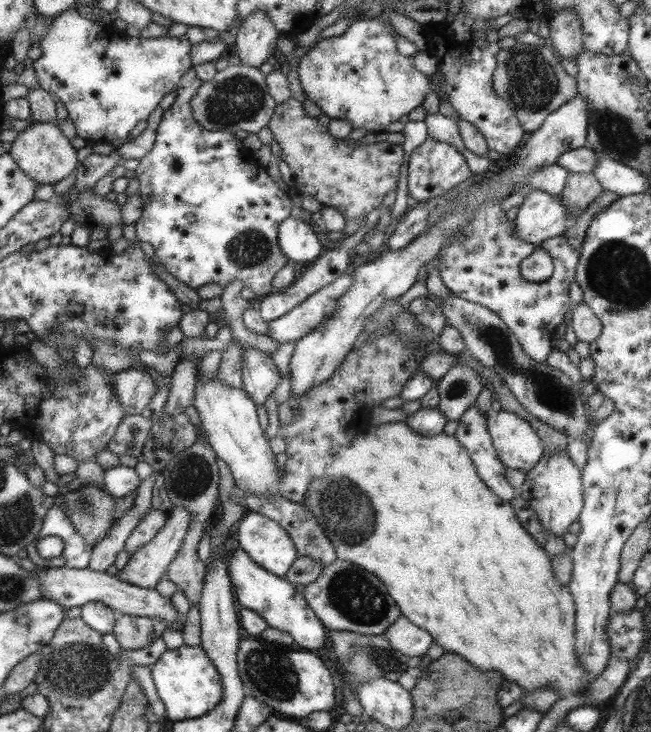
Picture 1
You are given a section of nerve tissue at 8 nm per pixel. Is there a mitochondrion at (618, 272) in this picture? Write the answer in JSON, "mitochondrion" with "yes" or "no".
{"mitochondrion":"yes"}

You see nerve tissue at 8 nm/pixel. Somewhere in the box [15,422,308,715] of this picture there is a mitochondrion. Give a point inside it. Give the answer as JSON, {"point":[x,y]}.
{"point":[76,671]}

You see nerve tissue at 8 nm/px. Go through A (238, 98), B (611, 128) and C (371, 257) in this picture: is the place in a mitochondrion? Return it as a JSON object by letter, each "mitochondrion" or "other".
{"A":"mitochondrion","B":"mitochondrion","C":"other"}

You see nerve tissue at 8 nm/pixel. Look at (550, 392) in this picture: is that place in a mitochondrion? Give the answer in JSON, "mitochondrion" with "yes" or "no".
{"mitochondrion":"yes"}

